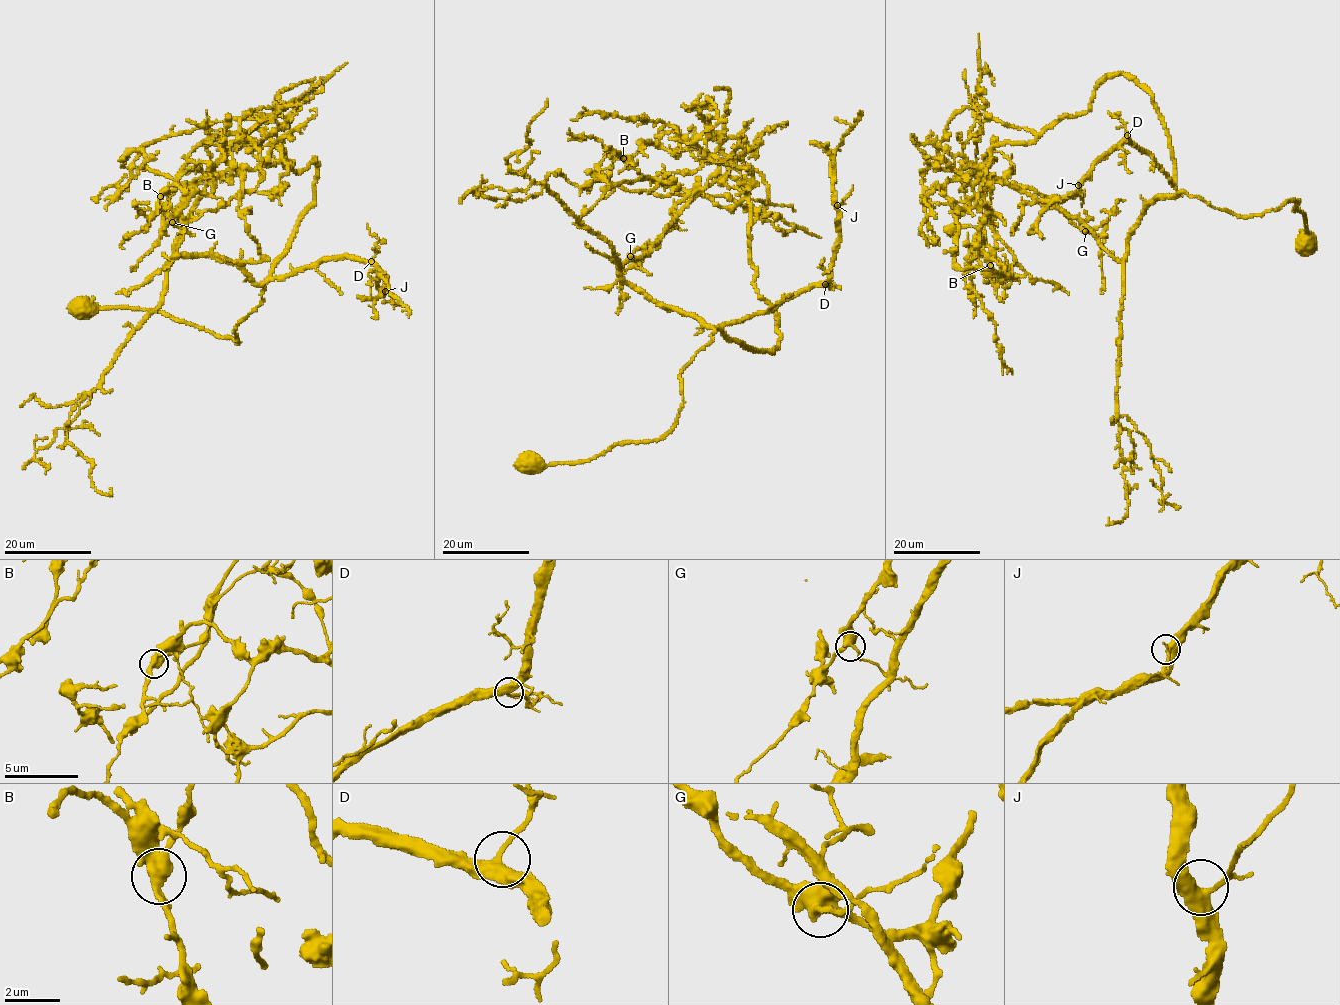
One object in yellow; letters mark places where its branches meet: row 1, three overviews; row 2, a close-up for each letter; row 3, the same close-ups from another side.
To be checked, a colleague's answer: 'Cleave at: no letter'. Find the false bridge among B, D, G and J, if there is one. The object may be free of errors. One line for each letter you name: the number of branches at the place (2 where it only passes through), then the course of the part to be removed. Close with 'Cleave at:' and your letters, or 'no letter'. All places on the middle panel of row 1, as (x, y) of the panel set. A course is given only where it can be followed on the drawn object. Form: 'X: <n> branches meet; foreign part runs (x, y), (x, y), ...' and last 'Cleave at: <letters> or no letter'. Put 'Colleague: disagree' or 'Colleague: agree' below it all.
Cleave at: no letter
Colleague: agree

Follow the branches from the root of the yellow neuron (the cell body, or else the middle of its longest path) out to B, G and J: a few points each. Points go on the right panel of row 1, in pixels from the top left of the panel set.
B: (1306, 243), (1299, 199), (1240, 216), (1178, 191), (1153, 98), (1112, 74), (1087, 111), (992, 142), (990, 265)
G: (1306, 243), (1299, 199), (1240, 216), (1178, 191), (1124, 74), (982, 169), (1085, 231)
J: (1306, 243), (1303, 211), (1294, 210), (1299, 199), (1235, 215), (1178, 192), (1128, 137), (1078, 185)

